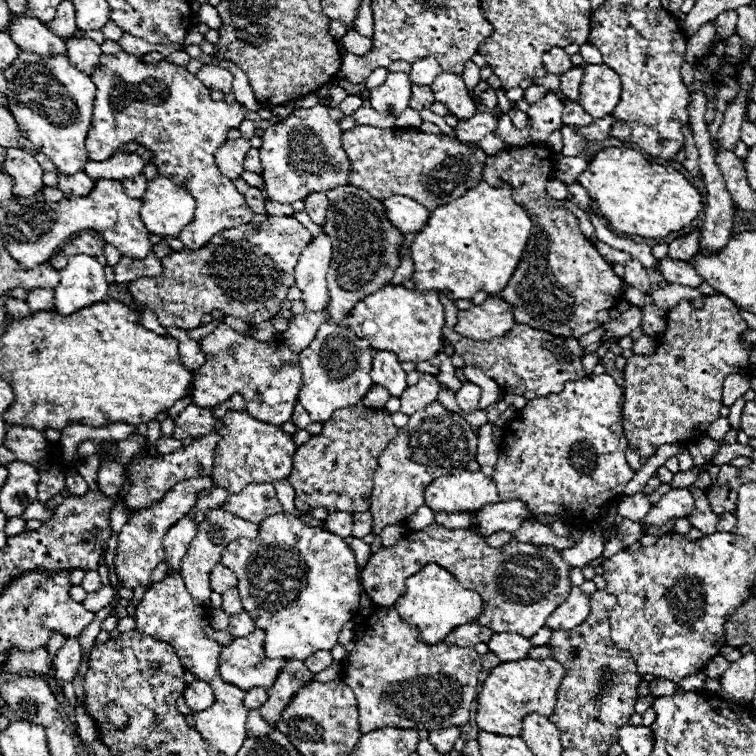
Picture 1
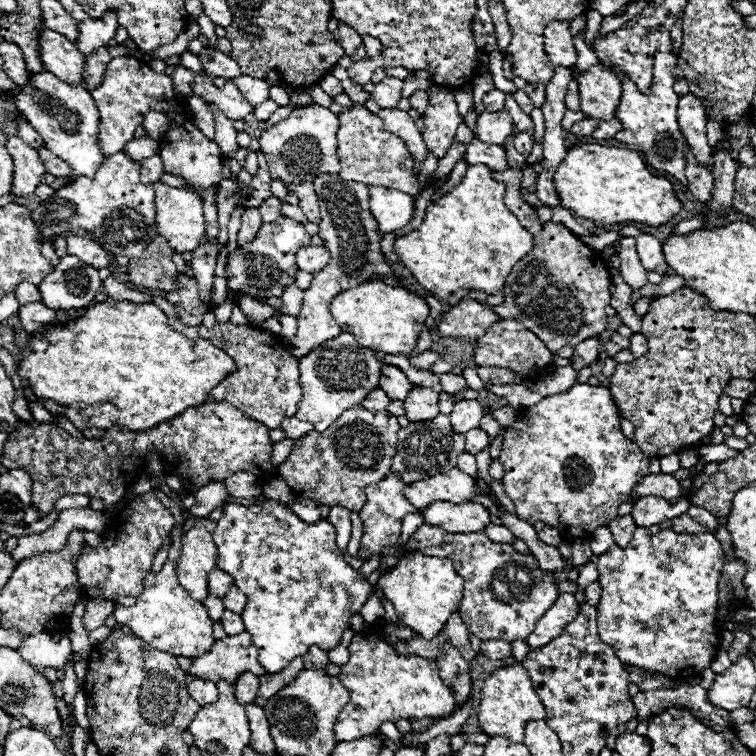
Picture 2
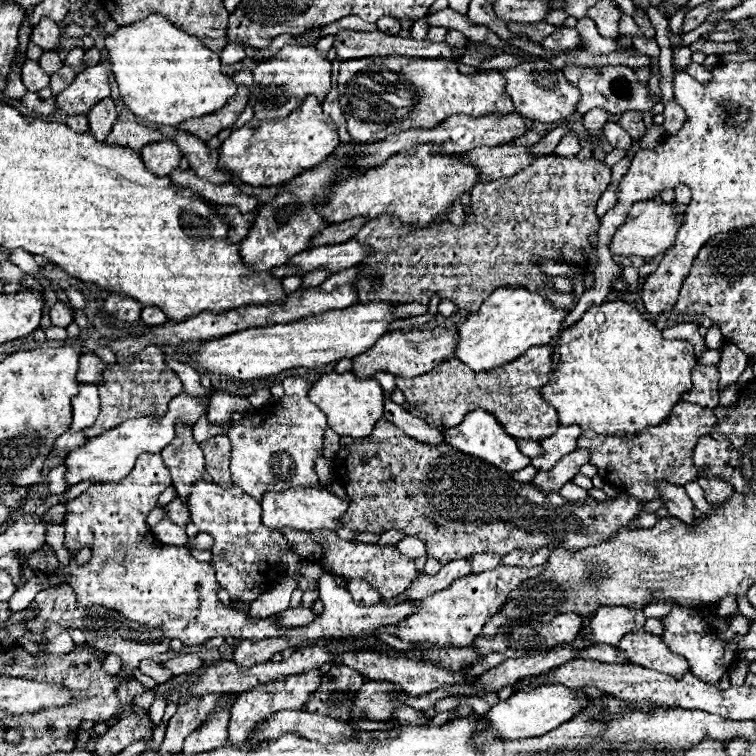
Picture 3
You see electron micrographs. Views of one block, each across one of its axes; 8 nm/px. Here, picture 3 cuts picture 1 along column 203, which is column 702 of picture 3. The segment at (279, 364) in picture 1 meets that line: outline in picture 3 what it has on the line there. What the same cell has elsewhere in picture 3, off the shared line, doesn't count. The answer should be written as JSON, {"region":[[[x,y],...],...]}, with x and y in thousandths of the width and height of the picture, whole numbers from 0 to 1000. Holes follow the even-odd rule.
{"region":[[[897,429],[892,434],[878,434],[876,442],[878,442],[878,447],[902,447],[902,450],[915,452],[921,460],[918,463],[921,471],[926,471],[934,463],[931,447],[923,442],[923,429]],[[923,481],[915,492],[918,513],[902,524],[905,532],[915,532],[931,540],[950,537],[950,487],[947,484],[929,484]]]}

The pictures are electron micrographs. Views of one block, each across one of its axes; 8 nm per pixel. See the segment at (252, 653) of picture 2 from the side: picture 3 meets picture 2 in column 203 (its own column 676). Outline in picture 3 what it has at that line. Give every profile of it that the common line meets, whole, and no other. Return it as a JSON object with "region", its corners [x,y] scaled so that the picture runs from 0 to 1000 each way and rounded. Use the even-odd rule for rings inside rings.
{"region":[[[852,833],[823,841],[817,857],[820,857],[820,862],[828,865],[833,878],[870,886],[870,889],[886,892],[892,897],[902,897],[913,886],[910,876],[902,868],[889,865],[873,841],[857,839]]]}

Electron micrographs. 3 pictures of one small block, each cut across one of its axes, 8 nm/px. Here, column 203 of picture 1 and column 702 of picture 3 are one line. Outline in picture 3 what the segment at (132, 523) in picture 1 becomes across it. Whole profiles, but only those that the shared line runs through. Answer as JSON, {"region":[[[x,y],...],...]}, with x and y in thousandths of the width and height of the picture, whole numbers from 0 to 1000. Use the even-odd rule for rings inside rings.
{"region":[[[923,632],[923,635],[926,635],[926,643],[929,643],[929,648],[931,648],[934,661],[937,661],[942,669],[955,667],[958,661],[963,661],[963,659],[971,653],[971,646],[968,646],[963,638],[952,635],[952,632]]]}

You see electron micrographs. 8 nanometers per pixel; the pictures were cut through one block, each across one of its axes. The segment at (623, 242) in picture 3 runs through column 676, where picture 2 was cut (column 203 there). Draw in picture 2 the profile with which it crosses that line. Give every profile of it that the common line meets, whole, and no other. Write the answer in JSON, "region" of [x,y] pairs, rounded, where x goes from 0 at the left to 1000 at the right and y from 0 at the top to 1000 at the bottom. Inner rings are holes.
{"region":[[[214,241],[201,243],[201,249],[206,254],[206,304],[209,304],[209,310],[217,312],[233,333],[238,333],[238,336],[254,333],[265,323],[265,315],[272,304],[272,294],[270,294],[270,283],[267,283],[267,265],[249,251],[228,249]]]}

